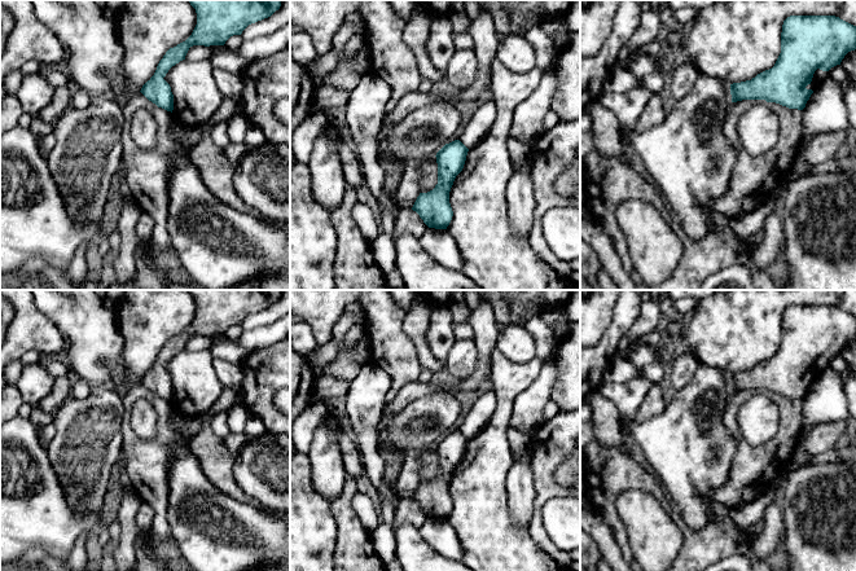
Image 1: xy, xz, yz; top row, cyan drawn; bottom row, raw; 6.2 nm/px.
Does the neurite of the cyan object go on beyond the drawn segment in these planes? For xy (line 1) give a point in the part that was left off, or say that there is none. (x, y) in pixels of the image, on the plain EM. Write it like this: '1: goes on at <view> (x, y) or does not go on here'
1: does not go on here

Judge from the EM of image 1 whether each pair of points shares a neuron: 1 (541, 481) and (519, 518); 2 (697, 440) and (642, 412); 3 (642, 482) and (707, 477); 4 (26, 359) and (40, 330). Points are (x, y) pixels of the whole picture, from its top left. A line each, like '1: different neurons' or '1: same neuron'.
1: different neurons
2: different neurons
3: different neurons
4: different neurons

